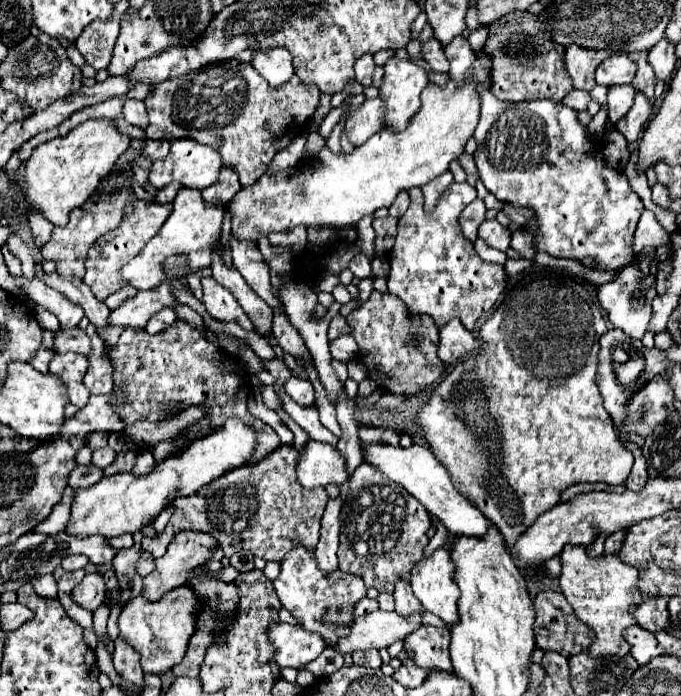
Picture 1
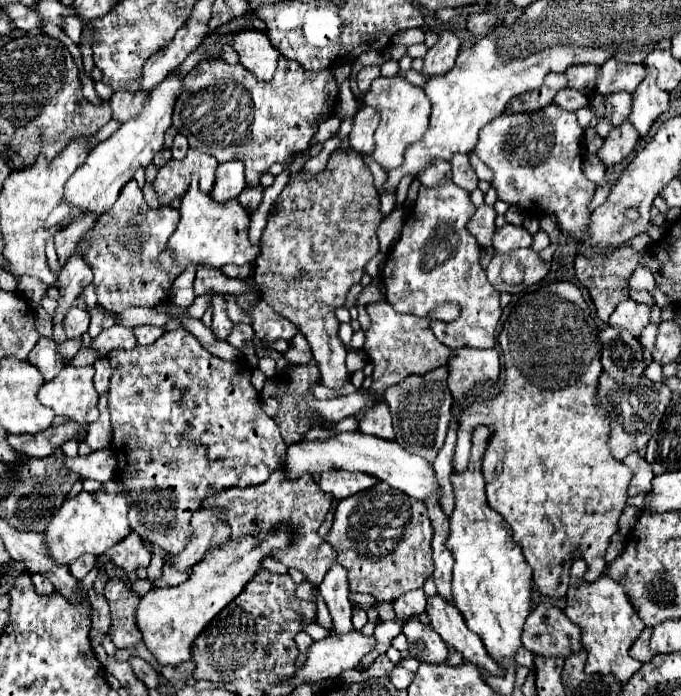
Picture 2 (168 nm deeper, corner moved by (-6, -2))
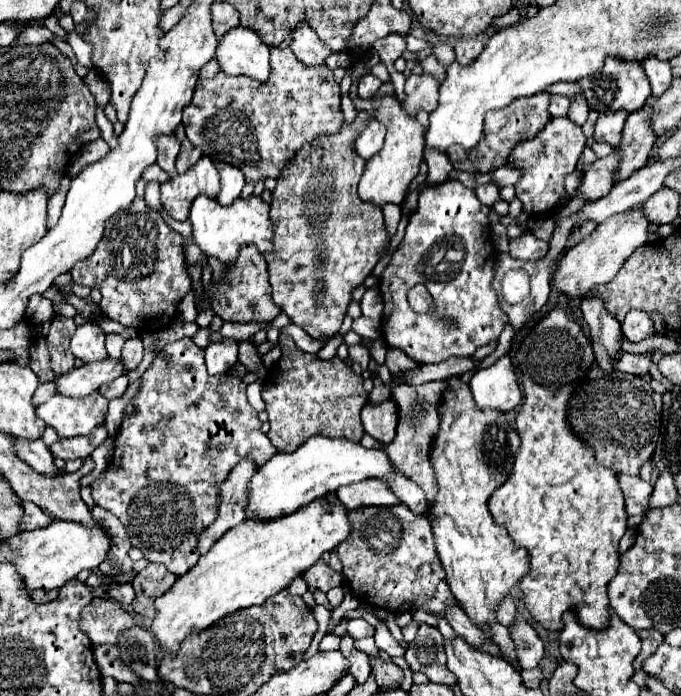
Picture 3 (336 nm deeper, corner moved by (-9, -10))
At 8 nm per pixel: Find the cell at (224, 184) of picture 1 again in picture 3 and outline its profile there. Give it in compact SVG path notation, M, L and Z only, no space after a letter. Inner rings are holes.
M223 161L217 163L217 169L219 169L219 175L221 175L221 185L223 185L217 201L225 203L225 205L231 205L239 197L243 185L245 185L243 173L239 169L223 163Z

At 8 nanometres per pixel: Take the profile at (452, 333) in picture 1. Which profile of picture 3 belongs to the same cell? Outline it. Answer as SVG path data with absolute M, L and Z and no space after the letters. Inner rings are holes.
M509 355L501 357L491 367L479 369L471 377L469 387L475 395L475 403L481 409L493 407L501 411L511 411L521 403L523 397Z

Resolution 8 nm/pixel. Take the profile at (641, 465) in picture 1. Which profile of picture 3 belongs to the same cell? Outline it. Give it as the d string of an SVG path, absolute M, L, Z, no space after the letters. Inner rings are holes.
M619 475L619 489L625 497L625 511L627 515L639 515L645 513L649 507L649 497L651 497L651 485L643 481L641 477L631 477L631 475Z

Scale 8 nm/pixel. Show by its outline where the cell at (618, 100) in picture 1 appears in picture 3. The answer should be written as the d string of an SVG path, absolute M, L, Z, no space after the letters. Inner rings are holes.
M617 111L615 115L599 115L595 123L593 139L599 143L609 143L613 147L619 145L625 119L627 119L627 111Z

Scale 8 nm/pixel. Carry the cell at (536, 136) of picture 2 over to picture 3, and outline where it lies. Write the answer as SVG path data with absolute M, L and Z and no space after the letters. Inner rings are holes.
M559 117L551 119L533 141L523 141L513 149L509 165L517 165L523 171L523 177L515 189L517 199L521 199L523 211L527 215L551 213L551 209L557 209L557 205L561 205L563 199L569 199L569 193L563 189L563 179L575 169L585 141L587 139L579 125L571 123L567 117Z

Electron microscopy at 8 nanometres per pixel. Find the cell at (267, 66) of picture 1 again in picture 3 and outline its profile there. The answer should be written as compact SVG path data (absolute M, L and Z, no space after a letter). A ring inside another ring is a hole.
M235 27L223 35L215 59L227 75L247 75L257 81L269 77L269 47L247 27Z

